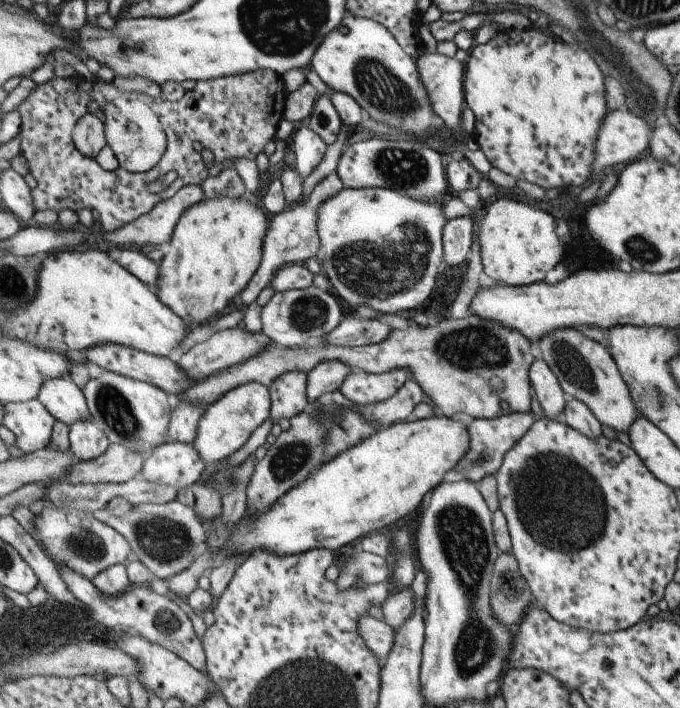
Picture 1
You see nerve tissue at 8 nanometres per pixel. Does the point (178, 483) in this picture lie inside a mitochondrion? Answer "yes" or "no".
no

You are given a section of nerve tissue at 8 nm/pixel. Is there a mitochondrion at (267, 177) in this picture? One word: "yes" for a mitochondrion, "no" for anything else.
no

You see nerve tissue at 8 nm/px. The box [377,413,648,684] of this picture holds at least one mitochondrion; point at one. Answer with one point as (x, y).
(557, 502)

